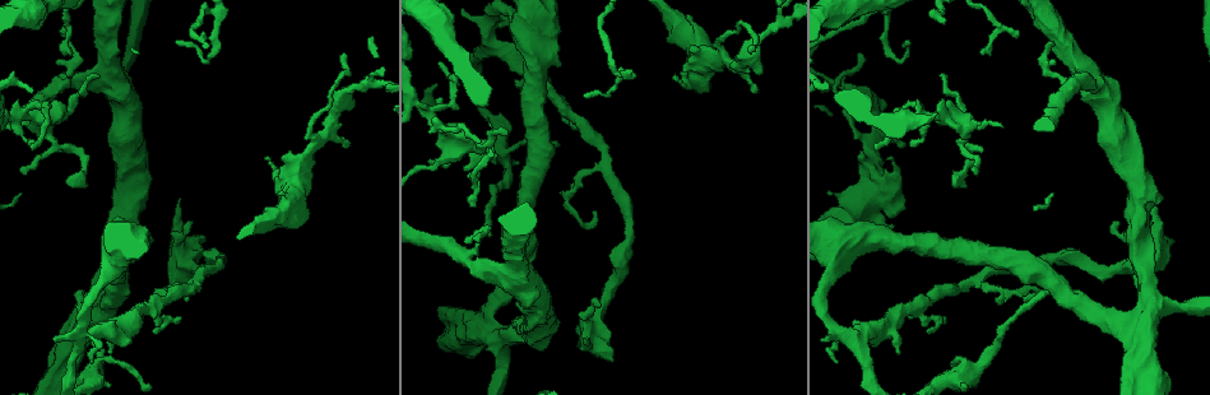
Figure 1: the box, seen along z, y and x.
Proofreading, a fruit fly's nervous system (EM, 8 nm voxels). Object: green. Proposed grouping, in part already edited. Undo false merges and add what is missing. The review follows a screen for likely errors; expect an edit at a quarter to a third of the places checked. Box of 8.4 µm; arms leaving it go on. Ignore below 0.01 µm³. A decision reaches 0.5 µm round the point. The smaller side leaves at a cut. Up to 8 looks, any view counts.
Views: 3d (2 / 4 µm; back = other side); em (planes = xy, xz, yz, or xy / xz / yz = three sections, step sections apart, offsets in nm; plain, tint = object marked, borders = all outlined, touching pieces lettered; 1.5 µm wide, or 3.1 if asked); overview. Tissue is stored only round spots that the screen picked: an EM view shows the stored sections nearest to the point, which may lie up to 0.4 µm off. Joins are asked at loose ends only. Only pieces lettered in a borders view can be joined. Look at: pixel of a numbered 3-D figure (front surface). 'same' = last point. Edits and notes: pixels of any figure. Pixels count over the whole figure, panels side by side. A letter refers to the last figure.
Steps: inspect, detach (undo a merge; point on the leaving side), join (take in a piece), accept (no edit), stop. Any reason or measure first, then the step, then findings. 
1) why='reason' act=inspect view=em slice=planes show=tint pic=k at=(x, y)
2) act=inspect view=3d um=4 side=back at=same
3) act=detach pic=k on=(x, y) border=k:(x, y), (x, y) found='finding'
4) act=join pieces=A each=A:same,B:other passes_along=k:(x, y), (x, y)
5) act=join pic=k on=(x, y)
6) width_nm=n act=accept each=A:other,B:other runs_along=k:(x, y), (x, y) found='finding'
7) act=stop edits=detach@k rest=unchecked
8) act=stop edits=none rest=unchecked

why='free end' act=inspect view=em slice=planes show=borders pic=1 at=(588, 340)

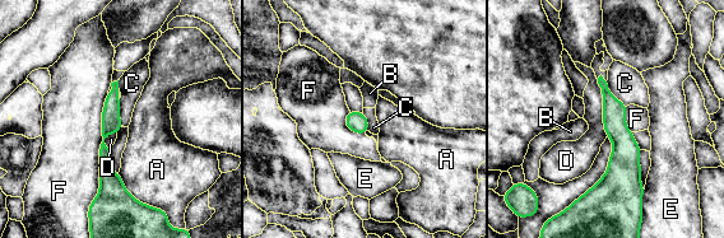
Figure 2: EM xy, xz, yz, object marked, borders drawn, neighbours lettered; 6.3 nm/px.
act=accept each=A:other,B:other,C:other,D:other,E:other,F:other found='no lettered piece goes on from it'

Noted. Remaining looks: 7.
why='calibre changes' act=inspect view=em slice=planes show=plain pic=1 at=(22, 123)

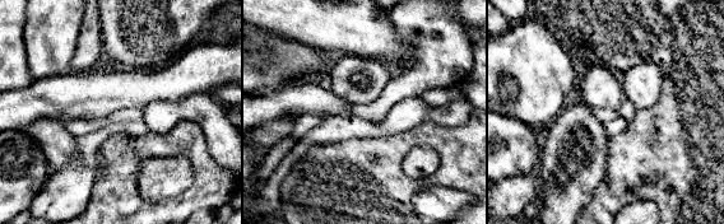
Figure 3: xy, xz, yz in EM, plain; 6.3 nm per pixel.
act=inspect view=em slice=planes show=borders at=same

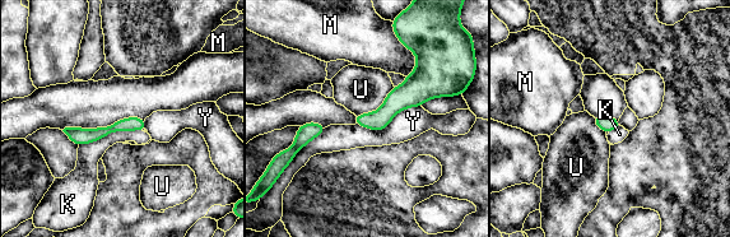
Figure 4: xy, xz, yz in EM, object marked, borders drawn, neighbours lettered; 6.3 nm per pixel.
width_nm=90 act=accept each=K:other,M:other,U:other,Y:other found='continuous, no second neuron'

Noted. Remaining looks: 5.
why='an open end' act=inspect view=em slice=planes show=borders pic=1 at=(593, 210)

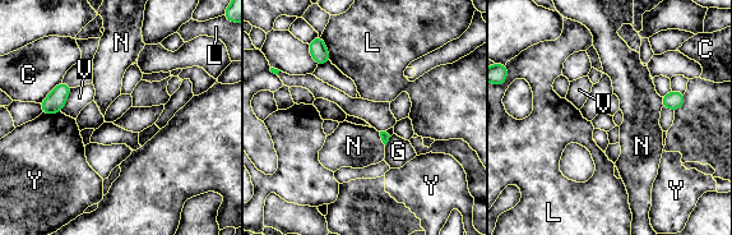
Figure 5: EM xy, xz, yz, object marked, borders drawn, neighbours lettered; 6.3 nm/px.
act=accept each=C:other,G:other,L:other,N:other,V:other,Y:other border=5:(661, 97), (662, 106) found='no lettered piece goes on from it'

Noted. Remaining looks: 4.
act=stop edits=none rest=unchecked

